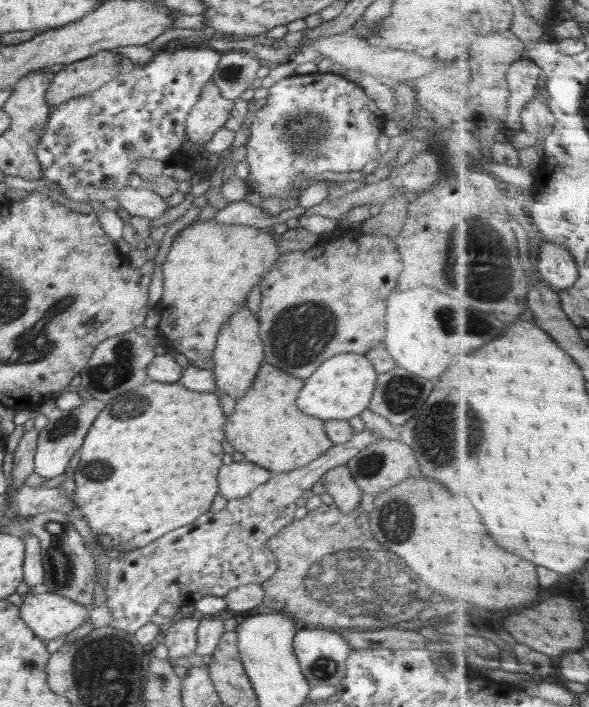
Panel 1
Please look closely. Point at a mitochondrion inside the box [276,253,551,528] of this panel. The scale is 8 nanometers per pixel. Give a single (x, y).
(447, 424)

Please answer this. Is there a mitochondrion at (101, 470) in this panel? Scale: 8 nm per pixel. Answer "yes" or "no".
yes

